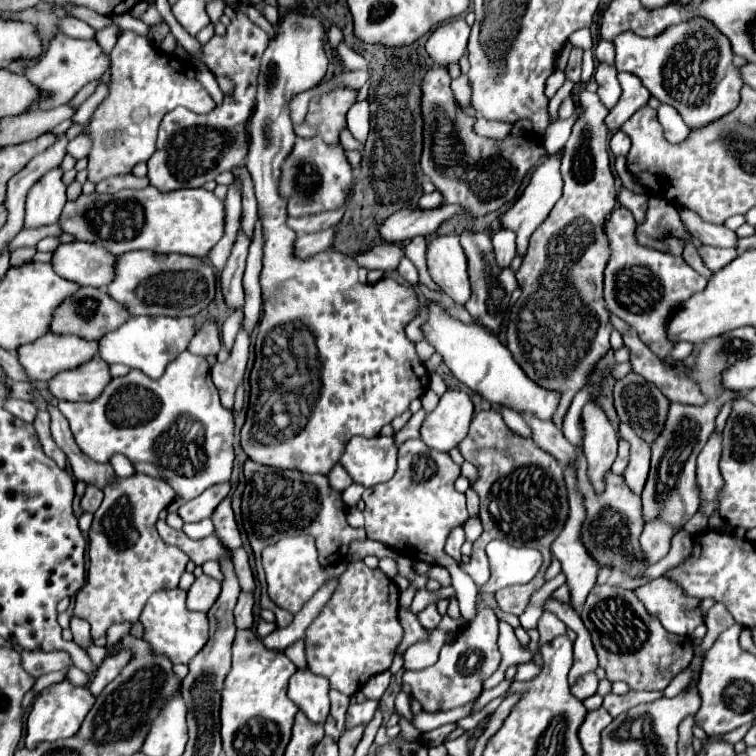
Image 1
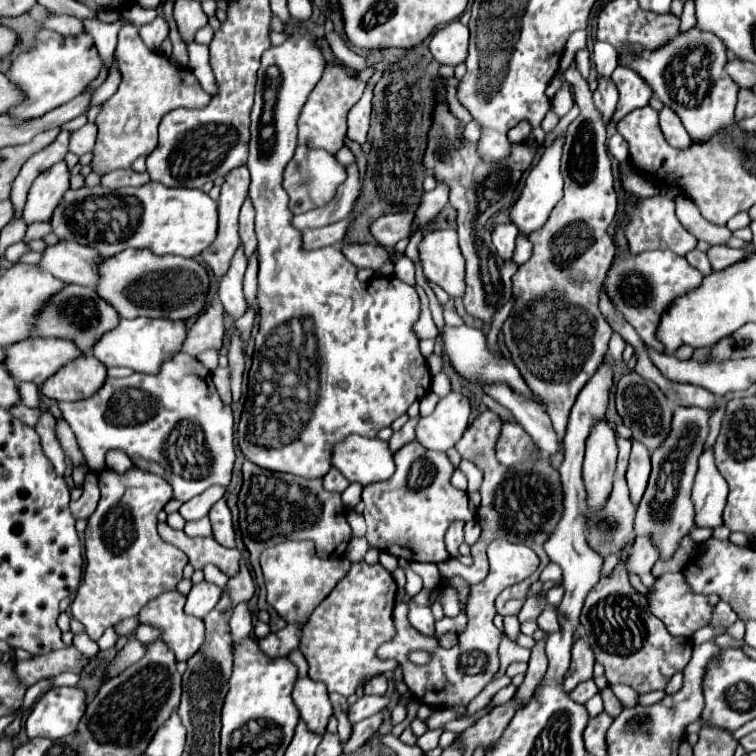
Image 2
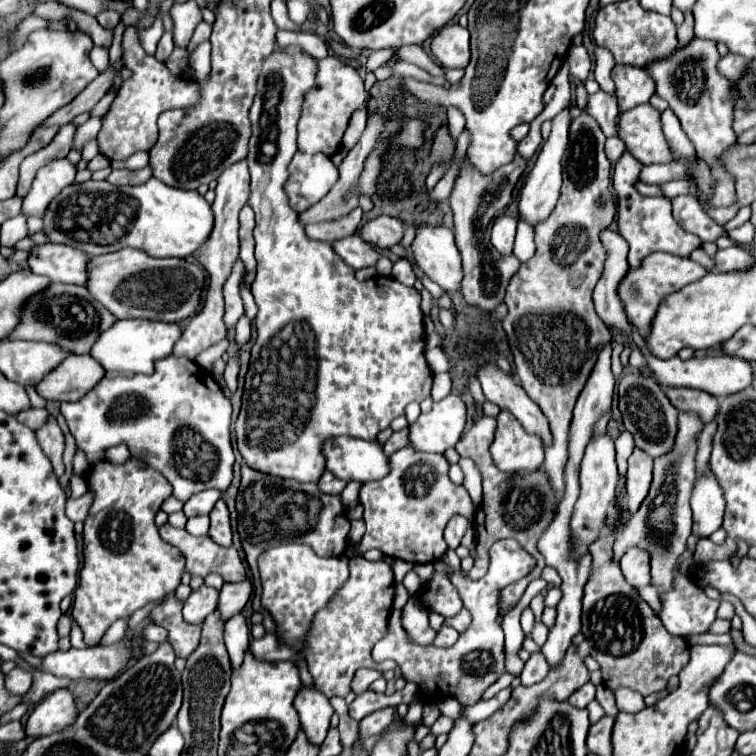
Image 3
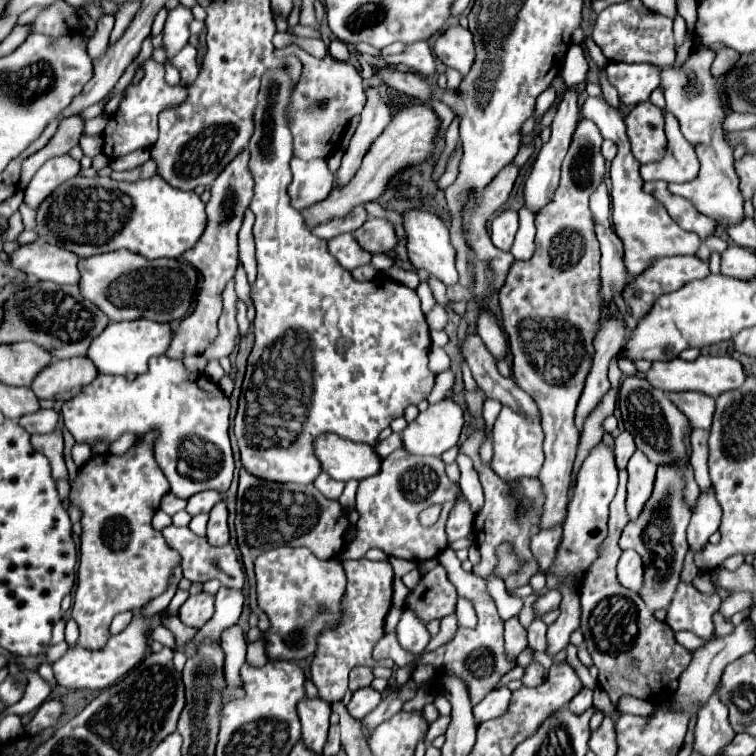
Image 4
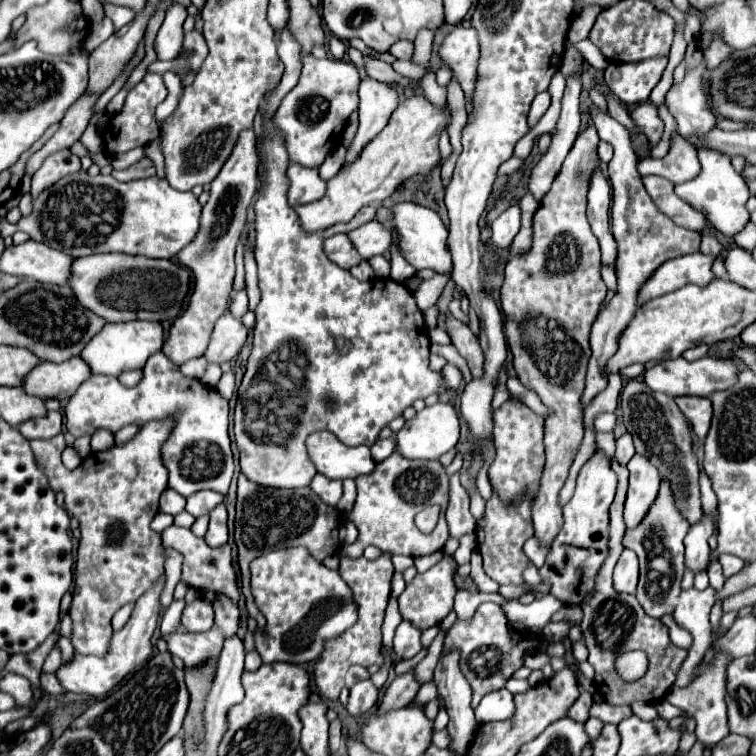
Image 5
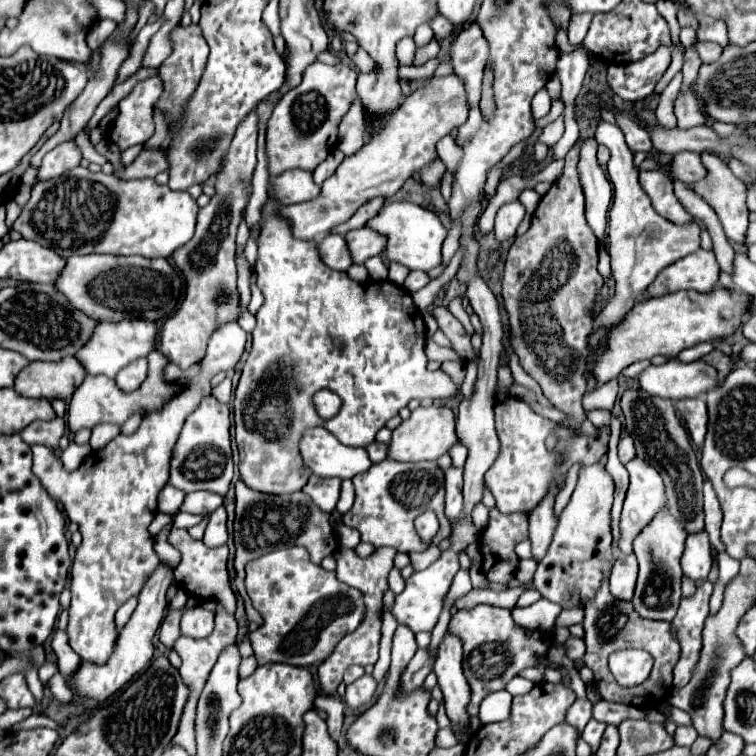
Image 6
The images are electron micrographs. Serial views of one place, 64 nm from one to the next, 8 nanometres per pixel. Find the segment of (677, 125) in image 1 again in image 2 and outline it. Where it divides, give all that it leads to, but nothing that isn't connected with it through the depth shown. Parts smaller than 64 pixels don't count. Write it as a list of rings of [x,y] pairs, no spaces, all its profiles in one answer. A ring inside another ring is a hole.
[[[666,106],[660,112],[660,128],[670,146],[674,146],[674,148],[690,148],[692,146],[692,140],[690,140],[688,132],[684,130],[680,118]]]

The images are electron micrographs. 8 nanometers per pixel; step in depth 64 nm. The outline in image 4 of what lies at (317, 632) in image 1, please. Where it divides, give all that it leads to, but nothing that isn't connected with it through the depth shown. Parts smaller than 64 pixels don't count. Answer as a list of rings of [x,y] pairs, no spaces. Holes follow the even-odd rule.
[[[366,558],[360,560],[342,560],[344,572],[348,578],[346,598],[344,598],[344,610],[346,618],[342,620],[340,628],[326,630],[322,636],[318,636],[318,650],[316,658],[310,666],[312,682],[316,684],[320,698],[326,702],[342,700],[342,696],[348,690],[348,672],[354,666],[386,666],[392,668],[392,662],[374,660],[372,650],[380,636],[384,636],[384,618],[388,614],[388,608],[392,606],[392,566],[388,560],[384,562],[372,562]]]

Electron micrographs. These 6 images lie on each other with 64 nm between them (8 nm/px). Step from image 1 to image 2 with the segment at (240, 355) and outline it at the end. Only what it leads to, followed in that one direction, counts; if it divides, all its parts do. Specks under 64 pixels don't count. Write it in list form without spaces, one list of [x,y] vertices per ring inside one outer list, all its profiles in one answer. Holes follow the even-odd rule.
[[[252,306],[248,308],[248,312],[236,322],[236,328],[242,328],[242,334],[246,334],[244,338],[248,338],[250,336],[250,330],[252,330],[252,322],[254,322],[254,318],[256,318],[256,314],[258,314],[258,310],[254,310]],[[226,368],[226,370],[216,370],[216,372],[212,372],[212,376],[214,376],[214,384],[216,384],[216,388],[218,388],[222,400],[224,400],[226,404],[230,404],[230,402],[232,402],[232,394],[230,394],[228,368]]]

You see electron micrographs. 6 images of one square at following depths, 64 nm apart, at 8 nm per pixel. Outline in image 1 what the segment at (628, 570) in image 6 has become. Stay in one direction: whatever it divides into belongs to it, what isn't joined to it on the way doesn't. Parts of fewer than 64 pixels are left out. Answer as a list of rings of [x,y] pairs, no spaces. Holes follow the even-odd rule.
[[[650,522],[644,526],[644,532],[640,536],[640,548],[642,548],[642,558],[644,564],[650,566],[654,562],[658,562],[660,558],[664,558],[670,550],[670,540],[672,540],[674,532],[666,522]]]

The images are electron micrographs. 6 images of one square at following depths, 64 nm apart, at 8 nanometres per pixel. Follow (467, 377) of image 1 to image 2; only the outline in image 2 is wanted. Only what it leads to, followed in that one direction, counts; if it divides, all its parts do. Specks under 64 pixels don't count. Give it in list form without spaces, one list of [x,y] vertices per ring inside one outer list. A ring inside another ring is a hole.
[[[446,326],[444,328],[444,350],[452,362],[452,366],[468,380],[472,382],[478,382],[478,384],[484,384],[484,382],[506,382],[508,386],[512,386],[516,392],[536,400],[532,396],[532,392],[528,390],[526,382],[522,380],[520,372],[516,370],[516,366],[508,360],[498,360],[488,348],[486,348],[486,334],[482,330],[476,330],[476,328],[470,328],[470,326],[458,326],[458,328],[450,328]]]

